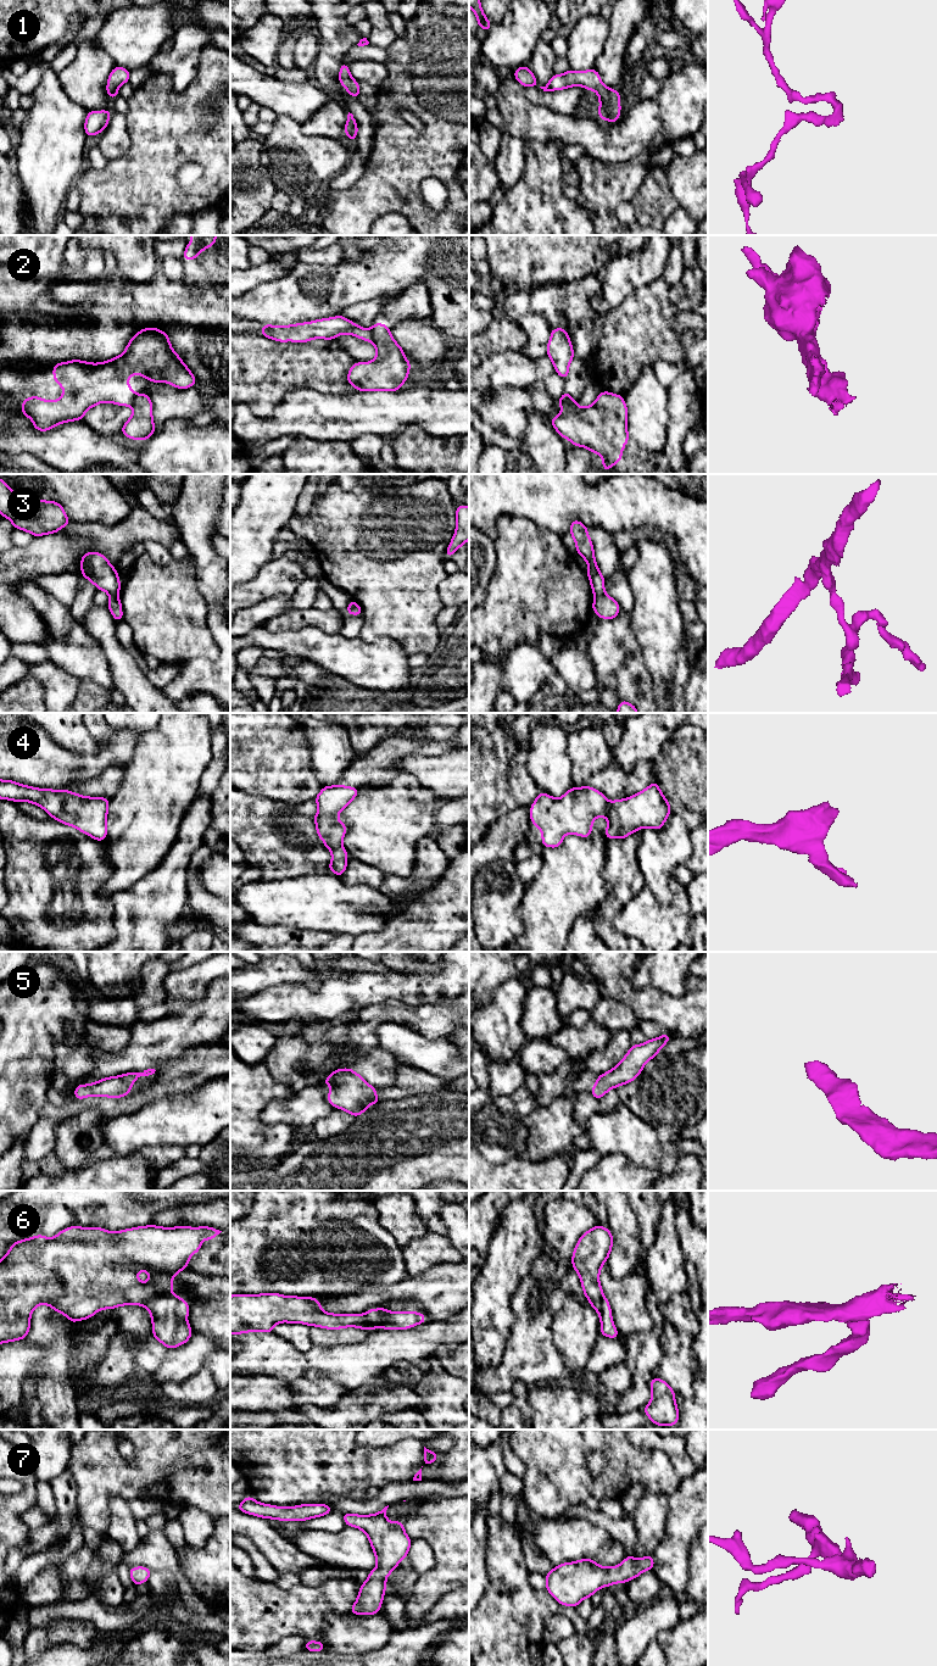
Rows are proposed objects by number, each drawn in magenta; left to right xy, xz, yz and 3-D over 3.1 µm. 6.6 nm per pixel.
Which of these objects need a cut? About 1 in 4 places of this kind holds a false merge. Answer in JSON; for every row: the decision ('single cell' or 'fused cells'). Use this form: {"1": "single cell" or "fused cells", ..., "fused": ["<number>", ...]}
{"1": "single cell", "2": "fused cells", "3": "fused cells", "4": "single cell", "5": "single cell", "6": "fused cells", "7": "single cell", "fused": ["2", "3", "6"]}

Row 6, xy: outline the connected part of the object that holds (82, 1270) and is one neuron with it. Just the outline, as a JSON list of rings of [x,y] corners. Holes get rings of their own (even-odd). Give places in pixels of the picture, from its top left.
[[[147,1225],[117,1232],[72,1226],[54,1238],[37,1235],[12,1243],[0,1260],[0,1344],[26,1339],[30,1315],[41,1304],[66,1315],[74,1324],[104,1309],[145,1306],[160,1294],[172,1294],[174,1276],[188,1269],[190,1257],[201,1249],[203,1239],[214,1239],[221,1232],[208,1226]],[[139,1270],[149,1274],[149,1282],[138,1280]]]

